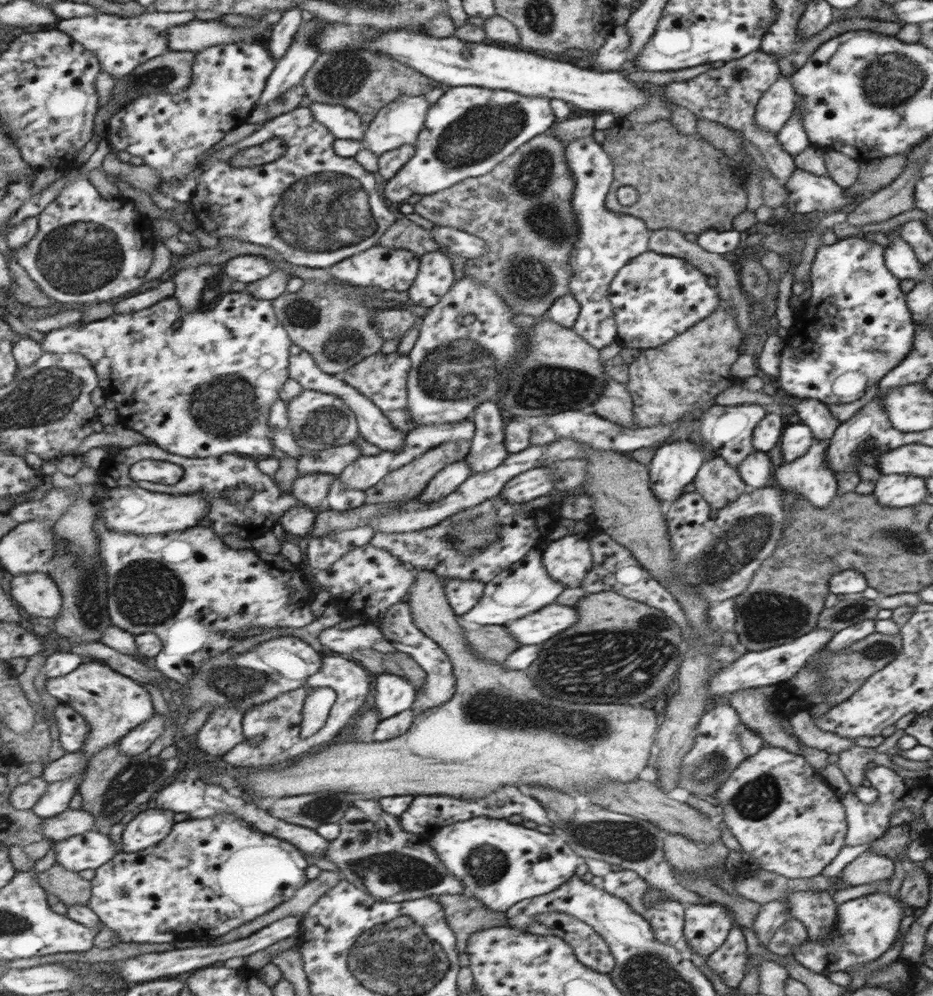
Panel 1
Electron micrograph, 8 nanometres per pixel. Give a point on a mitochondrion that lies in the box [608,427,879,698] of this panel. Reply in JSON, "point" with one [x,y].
{"point":[731,547]}

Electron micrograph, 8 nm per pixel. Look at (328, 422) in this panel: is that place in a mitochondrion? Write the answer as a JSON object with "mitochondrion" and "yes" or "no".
{"mitochondrion":"yes"}

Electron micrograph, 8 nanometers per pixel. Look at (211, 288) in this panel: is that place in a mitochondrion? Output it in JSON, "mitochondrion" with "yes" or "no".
{"mitochondrion":"yes"}

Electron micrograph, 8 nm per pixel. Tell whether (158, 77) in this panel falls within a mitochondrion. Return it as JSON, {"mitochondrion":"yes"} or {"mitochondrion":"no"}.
{"mitochondrion":"yes"}

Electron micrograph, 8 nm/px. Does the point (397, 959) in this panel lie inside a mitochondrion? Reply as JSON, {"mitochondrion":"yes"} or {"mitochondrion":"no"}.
{"mitochondrion":"yes"}

